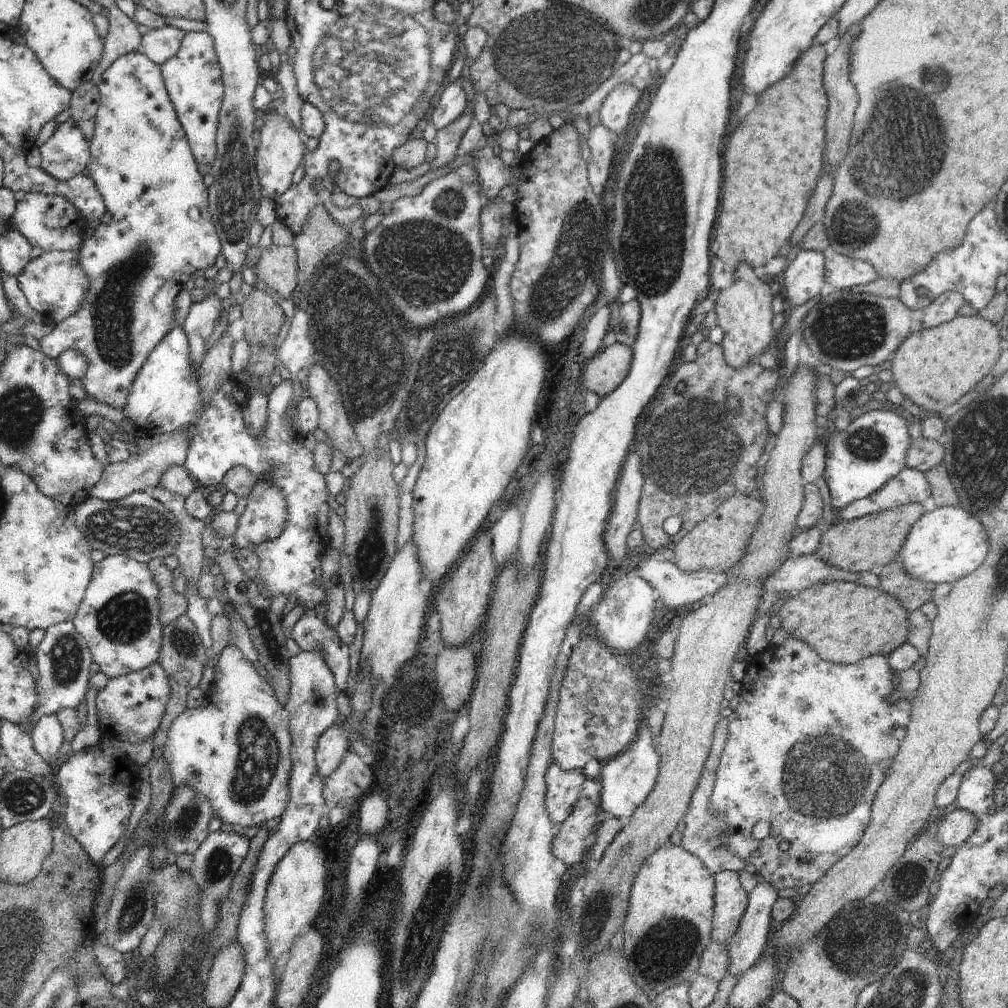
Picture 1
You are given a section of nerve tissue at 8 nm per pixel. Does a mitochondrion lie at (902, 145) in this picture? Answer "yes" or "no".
yes

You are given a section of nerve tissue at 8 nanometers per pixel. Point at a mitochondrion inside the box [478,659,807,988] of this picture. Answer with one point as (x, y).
(665, 952)

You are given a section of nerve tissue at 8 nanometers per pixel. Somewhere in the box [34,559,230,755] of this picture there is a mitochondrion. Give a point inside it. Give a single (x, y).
(125, 619)

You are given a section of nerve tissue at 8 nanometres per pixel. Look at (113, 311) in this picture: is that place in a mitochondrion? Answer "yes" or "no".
yes

